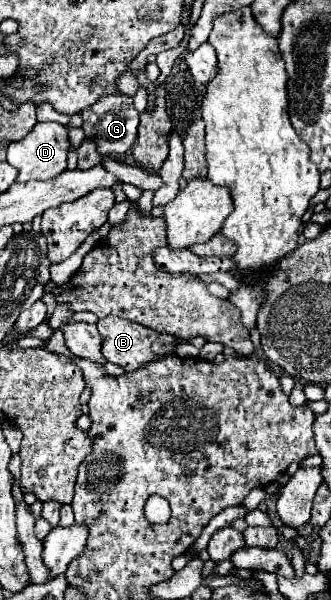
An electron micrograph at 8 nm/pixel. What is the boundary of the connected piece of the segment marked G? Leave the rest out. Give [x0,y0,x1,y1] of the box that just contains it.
[81,94,139,154]

